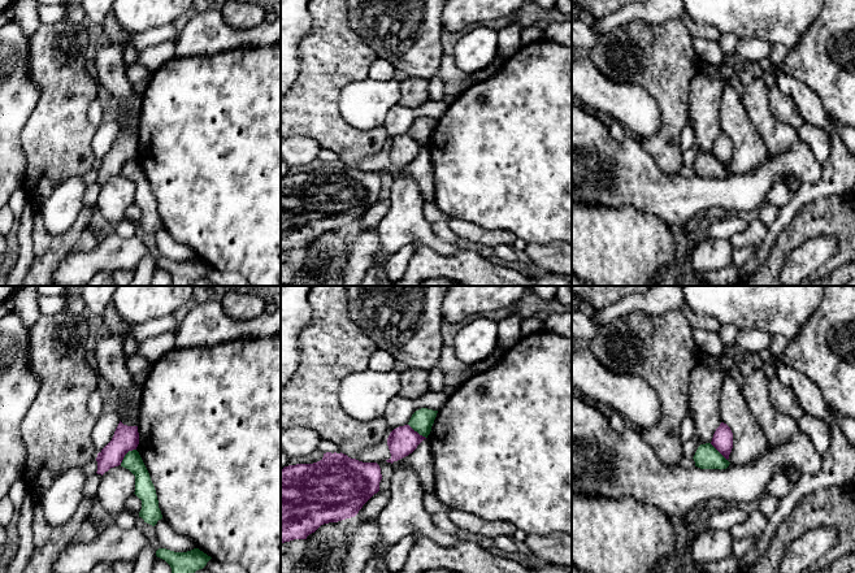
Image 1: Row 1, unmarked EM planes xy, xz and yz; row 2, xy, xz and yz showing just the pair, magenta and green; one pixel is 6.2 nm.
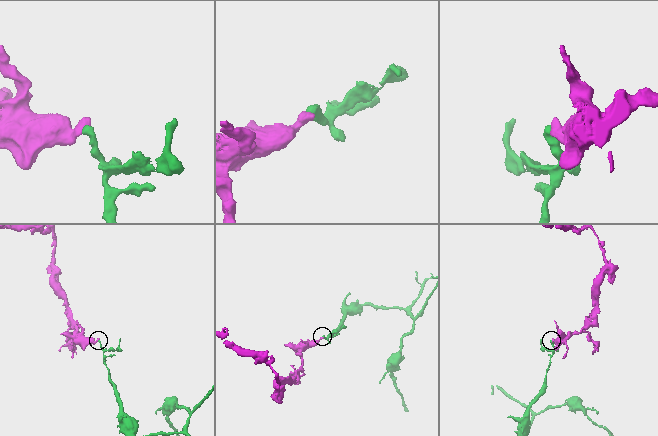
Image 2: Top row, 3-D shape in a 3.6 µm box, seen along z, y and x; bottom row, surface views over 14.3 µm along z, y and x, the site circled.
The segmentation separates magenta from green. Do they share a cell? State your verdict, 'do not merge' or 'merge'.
do not merge

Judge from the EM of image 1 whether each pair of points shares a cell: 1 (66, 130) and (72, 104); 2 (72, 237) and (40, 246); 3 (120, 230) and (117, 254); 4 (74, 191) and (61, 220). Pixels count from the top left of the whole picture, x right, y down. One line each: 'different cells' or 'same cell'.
1: same cell
2: different cells
3: different cells
4: same cell

